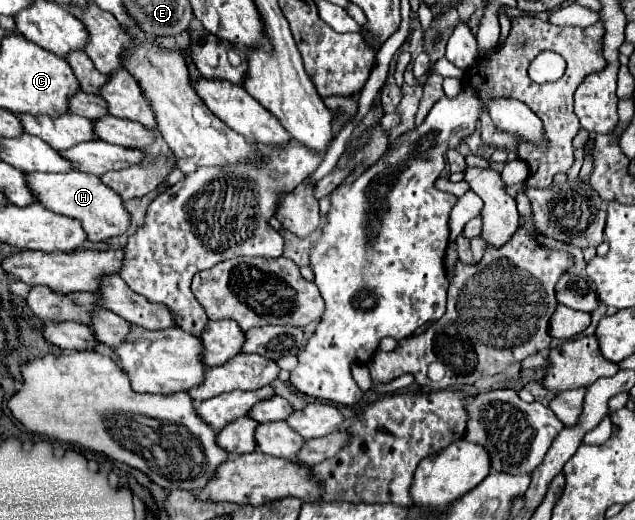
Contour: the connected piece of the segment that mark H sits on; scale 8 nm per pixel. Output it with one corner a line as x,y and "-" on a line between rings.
65,172
65,174
25,174
25,182
33,192
35,200
41,202
47,210
63,216
77,218
85,224
85,232
91,242
99,242
111,236
119,236
129,228
129,214
123,208
123,200
109,188
99,182
99,176

